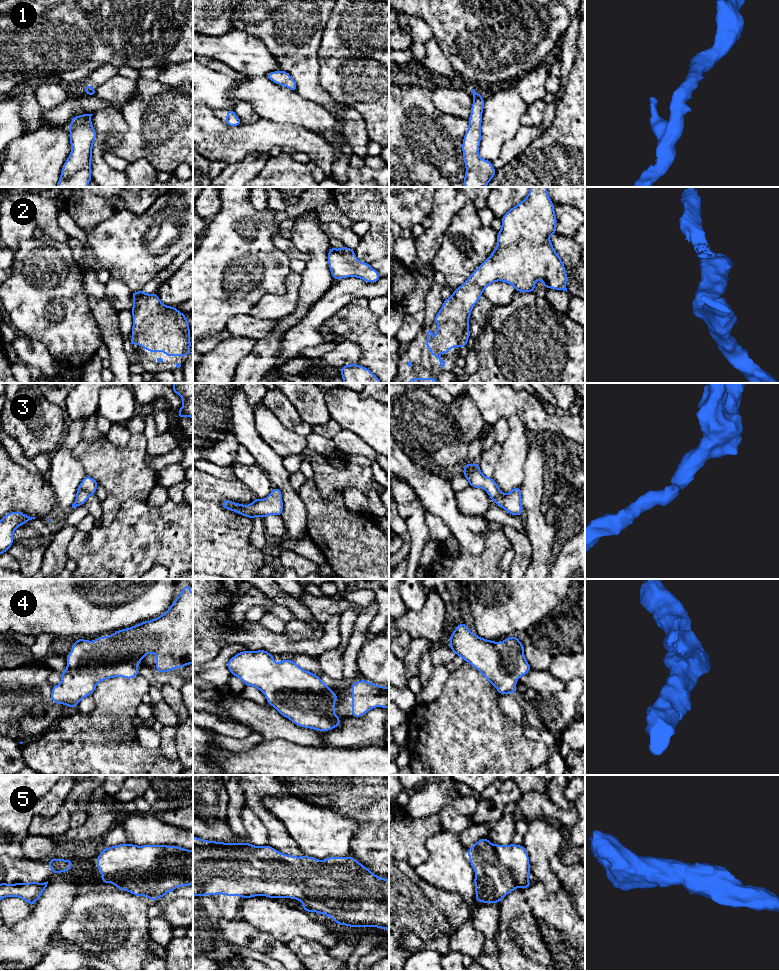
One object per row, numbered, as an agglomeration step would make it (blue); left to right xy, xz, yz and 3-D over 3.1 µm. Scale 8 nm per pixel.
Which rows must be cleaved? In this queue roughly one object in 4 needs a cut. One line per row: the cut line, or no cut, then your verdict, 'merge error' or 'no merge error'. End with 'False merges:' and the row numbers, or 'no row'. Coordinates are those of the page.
1: cut none; no merge error
2: cut none; no merge error
3: cut none; no merge error
4: cut none; no merge error
5: cut none; no merge error
False merges: no row

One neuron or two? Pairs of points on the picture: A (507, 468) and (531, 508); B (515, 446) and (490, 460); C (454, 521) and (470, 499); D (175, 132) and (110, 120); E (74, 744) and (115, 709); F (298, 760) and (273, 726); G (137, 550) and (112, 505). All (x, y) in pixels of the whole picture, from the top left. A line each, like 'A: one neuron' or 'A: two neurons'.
A: two neurons
B: two neurons
C: two neurons
D: two neurons
E: one neuron
F: two neurons
G: two neurons

